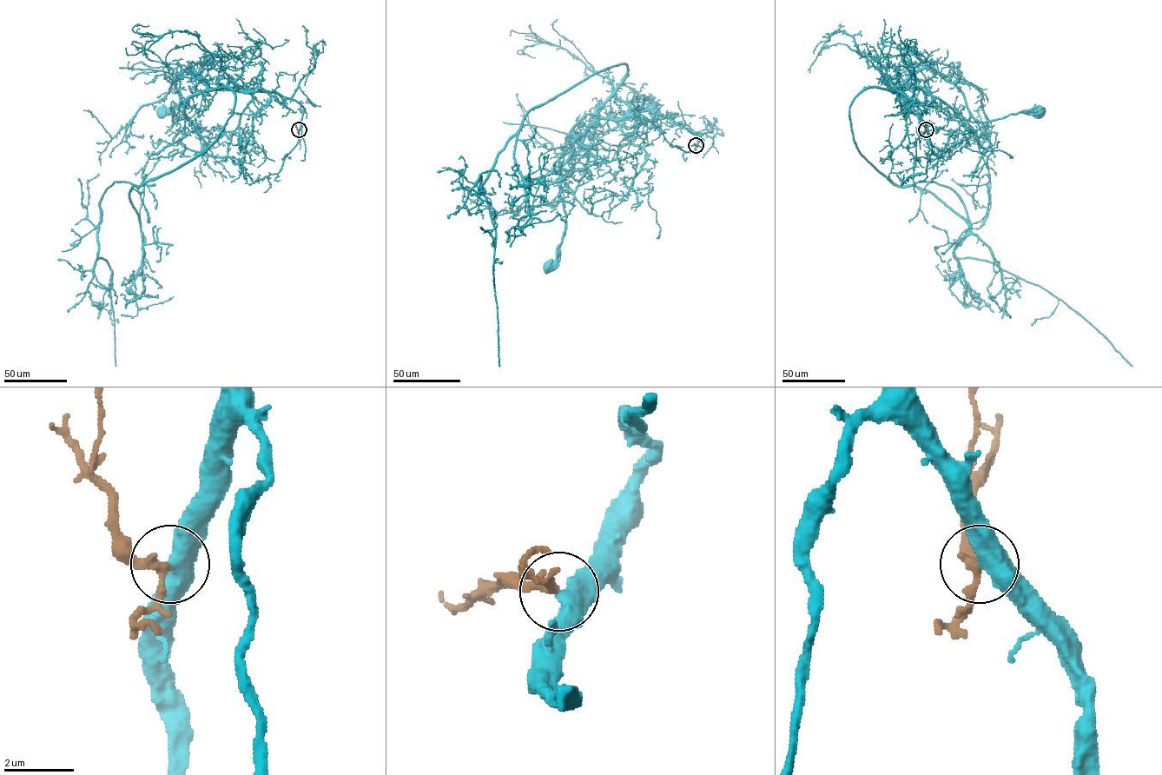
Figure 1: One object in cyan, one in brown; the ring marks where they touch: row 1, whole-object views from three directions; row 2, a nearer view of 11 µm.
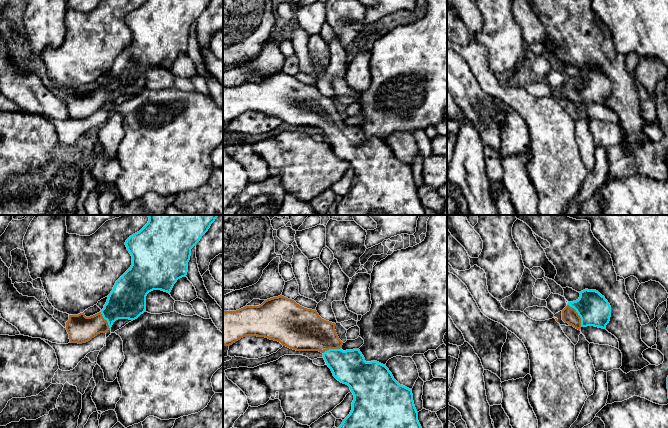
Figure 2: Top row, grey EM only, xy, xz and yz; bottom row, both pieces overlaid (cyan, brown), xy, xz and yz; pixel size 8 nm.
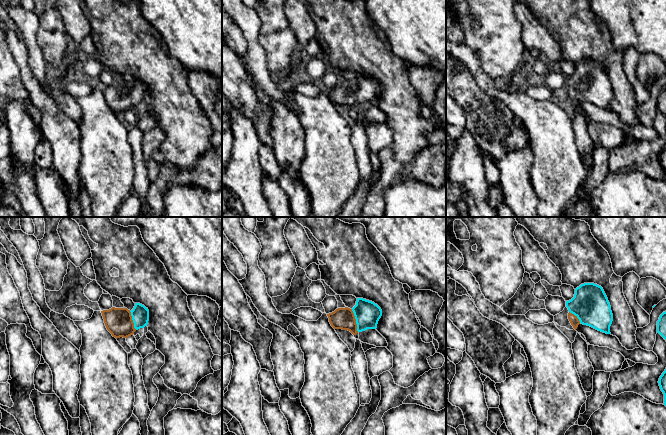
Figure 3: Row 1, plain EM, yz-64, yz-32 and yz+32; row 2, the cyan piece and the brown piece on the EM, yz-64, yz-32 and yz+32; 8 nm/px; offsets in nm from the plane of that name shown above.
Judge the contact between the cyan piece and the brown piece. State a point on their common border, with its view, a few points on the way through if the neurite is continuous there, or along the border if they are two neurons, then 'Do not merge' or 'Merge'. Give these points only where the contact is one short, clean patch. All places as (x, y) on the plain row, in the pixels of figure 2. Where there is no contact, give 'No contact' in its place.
Touches cyan at yz (578, 90). Path across: yz (594, 86), (578, 90), (569, 91). Merge

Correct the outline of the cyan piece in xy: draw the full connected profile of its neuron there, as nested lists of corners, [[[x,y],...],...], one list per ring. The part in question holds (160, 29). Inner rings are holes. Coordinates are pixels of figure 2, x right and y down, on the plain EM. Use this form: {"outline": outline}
{"outline": [[[146,0],[130,12],[125,21],[132,32],[131,43],[116,57],[104,84],[86,93],[84,88],[69,91],[66,106],[71,119],[86,119],[100,109],[108,108],[118,95],[135,96],[146,86],[146,72],[153,66],[170,69],[178,55],[186,53],[191,25],[211,0]]]}

